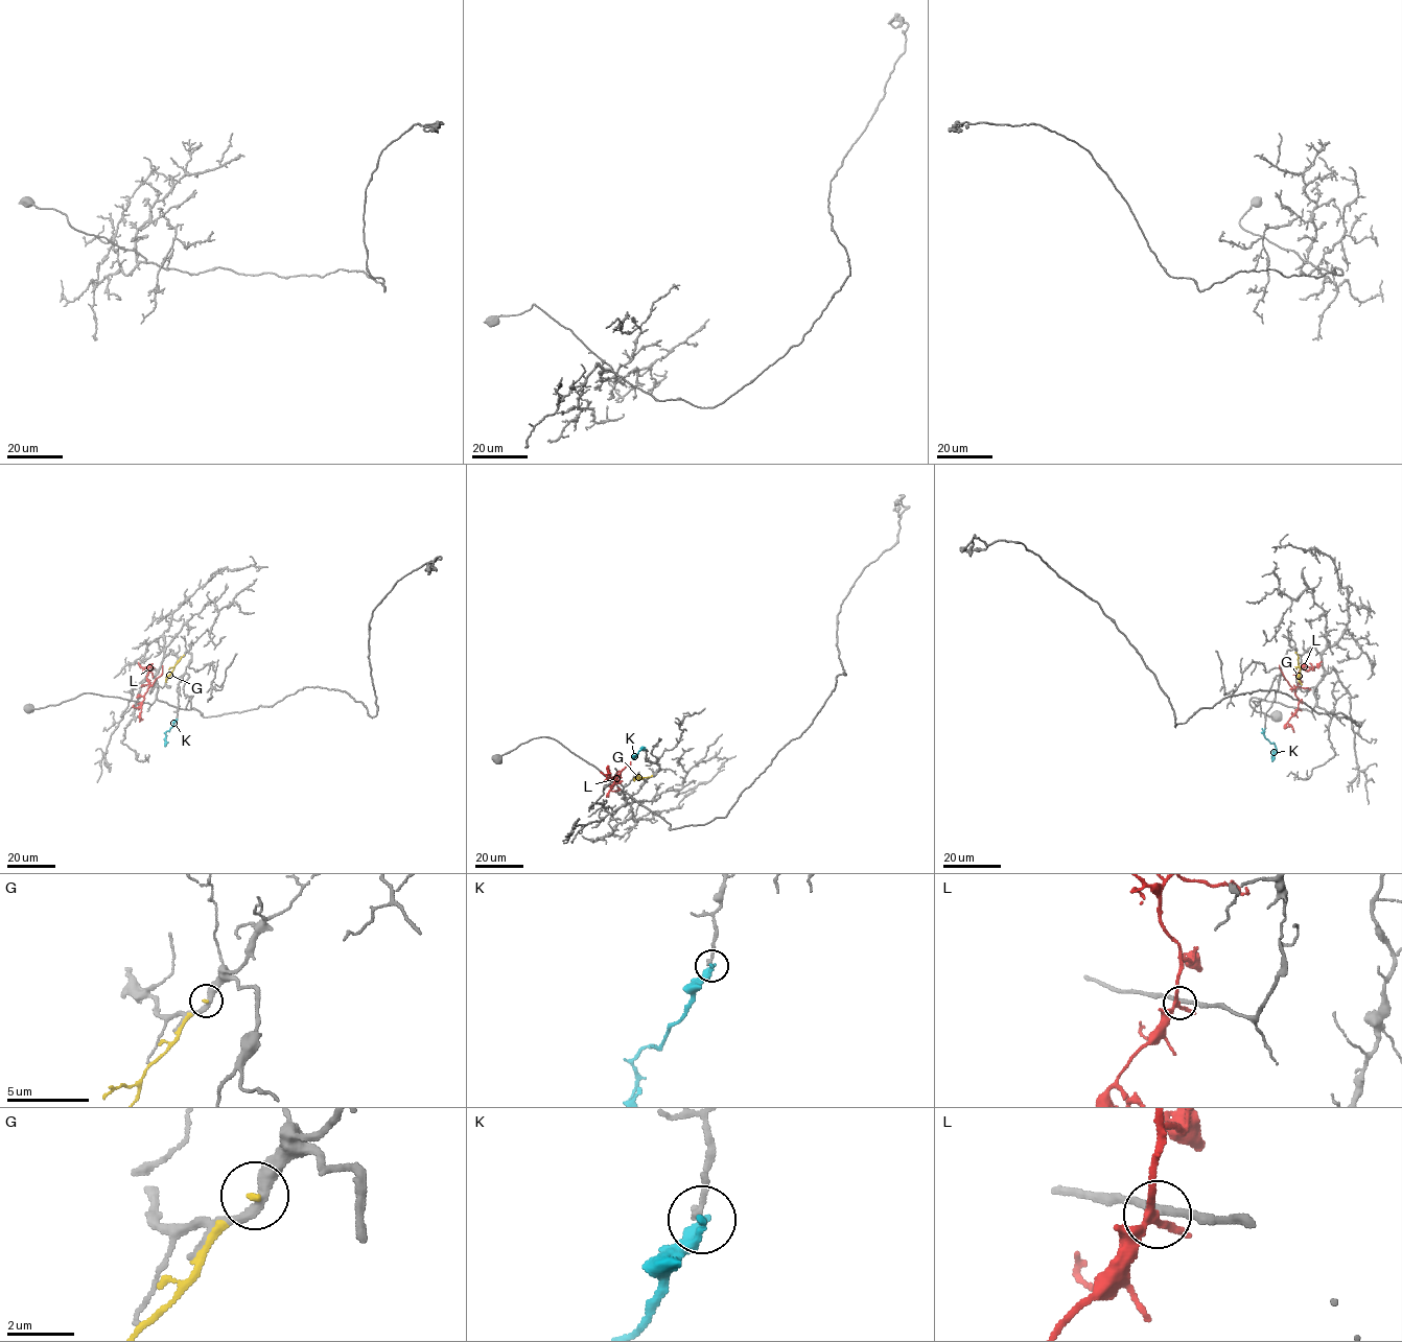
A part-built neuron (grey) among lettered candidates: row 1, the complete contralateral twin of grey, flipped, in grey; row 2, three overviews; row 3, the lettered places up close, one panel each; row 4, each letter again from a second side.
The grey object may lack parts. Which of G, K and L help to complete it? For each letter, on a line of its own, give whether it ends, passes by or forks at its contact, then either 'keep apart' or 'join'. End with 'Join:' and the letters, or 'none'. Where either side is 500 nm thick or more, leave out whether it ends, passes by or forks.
G: it ends | keep apart
K: it passes by | keep apart
L: it forks | keep apart
Join: none

